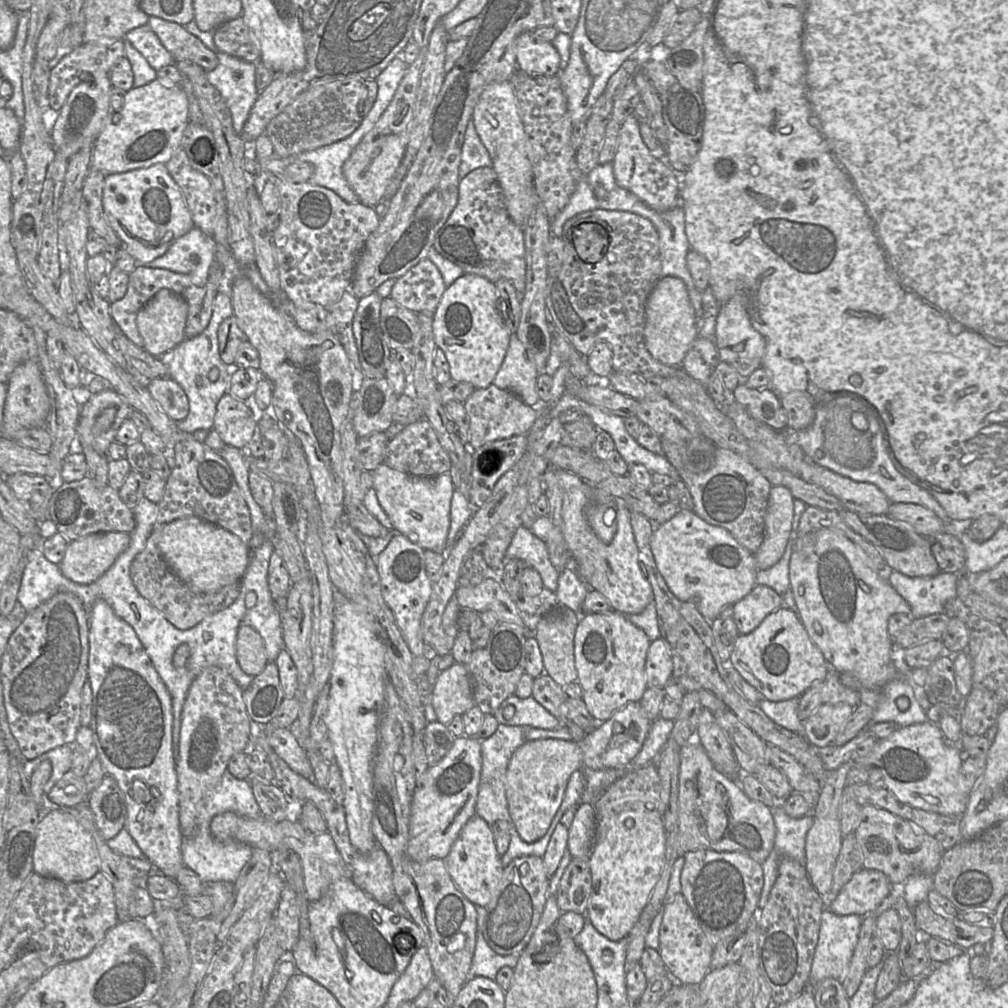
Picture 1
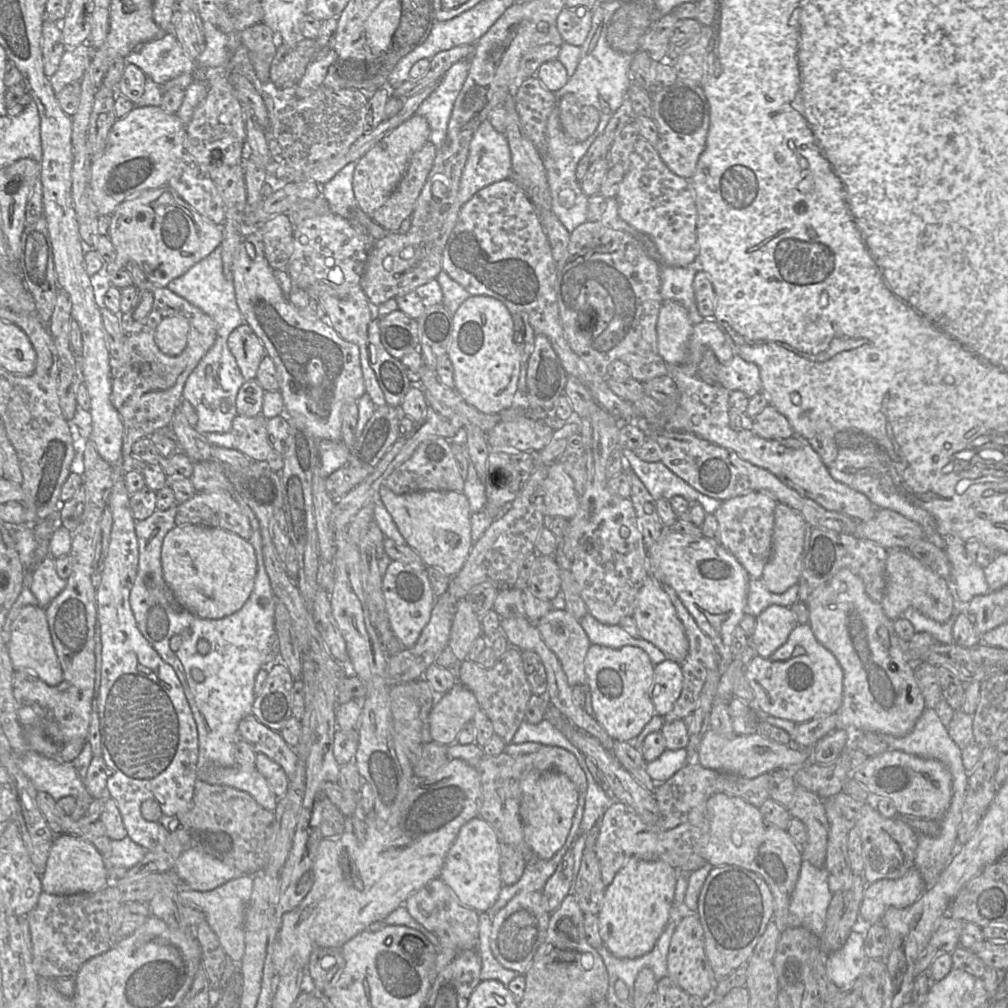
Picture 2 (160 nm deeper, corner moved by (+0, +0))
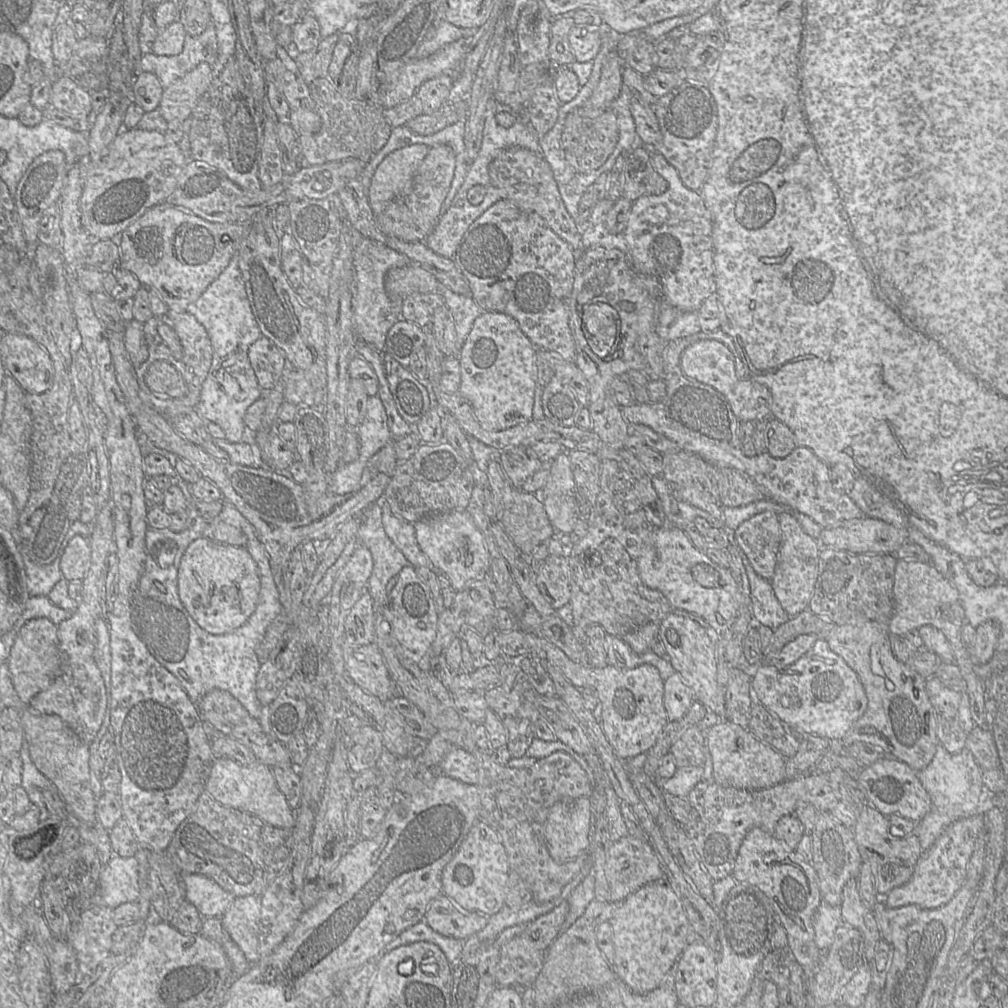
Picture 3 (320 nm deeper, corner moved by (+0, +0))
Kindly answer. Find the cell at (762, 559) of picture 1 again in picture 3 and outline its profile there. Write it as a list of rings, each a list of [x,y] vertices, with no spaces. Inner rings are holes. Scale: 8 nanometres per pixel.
[[[788,512],[777,514],[782,532],[778,561],[771,584],[777,599],[790,617],[808,610],[818,576],[821,545],[809,536],[798,520]]]

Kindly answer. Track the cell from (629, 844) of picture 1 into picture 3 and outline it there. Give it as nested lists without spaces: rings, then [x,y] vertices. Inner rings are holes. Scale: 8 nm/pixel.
[[[666,881],[645,885],[630,894],[617,904],[616,912],[609,922],[612,927],[615,972],[627,987],[637,994],[646,994],[656,989],[677,963],[685,947],[696,939],[696,933],[690,929],[679,897]]]

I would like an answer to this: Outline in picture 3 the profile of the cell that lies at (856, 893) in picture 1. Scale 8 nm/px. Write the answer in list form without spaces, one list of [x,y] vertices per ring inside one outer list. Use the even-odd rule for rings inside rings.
[[[981,814],[959,819],[946,828],[935,840],[933,845],[925,852],[922,852],[911,878],[902,886],[892,889],[886,896],[879,895],[878,899],[889,908],[899,908],[907,905],[916,905],[921,908],[934,909],[947,904],[957,891],[965,884],[967,878],[967,865],[973,853],[985,847],[986,826]]]

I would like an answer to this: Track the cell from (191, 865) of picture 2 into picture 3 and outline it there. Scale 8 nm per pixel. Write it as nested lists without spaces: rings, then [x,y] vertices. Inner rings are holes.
[[[181,871],[181,878],[186,900],[196,907],[202,917],[221,918],[234,898],[204,875]]]

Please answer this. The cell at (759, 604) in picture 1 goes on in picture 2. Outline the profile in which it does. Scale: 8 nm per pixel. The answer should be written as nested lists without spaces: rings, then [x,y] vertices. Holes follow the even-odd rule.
[[[773,604],[756,616],[755,630],[749,645],[762,657],[771,656],[800,624],[789,607]]]

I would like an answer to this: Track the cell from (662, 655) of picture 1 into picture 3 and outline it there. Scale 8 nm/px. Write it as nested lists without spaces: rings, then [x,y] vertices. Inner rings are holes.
[[[678,672],[664,680],[664,706],[669,721],[680,719],[695,700],[692,689]]]

